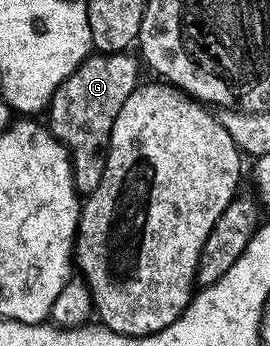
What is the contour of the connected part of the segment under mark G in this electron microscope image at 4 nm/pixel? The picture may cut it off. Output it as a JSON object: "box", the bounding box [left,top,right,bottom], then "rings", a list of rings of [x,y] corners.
{"box":[47,51,142,194],"rings":[[[128,51],[91,54],[49,99],[47,127],[53,137],[69,150],[69,159],[73,161],[73,183],[78,193],[88,194],[99,186],[99,178],[103,178],[105,169],[111,126],[115,126],[115,117],[119,110],[123,110],[123,102],[127,102],[139,83],[137,75],[142,65],[136,55],[129,55],[133,54]]]}

